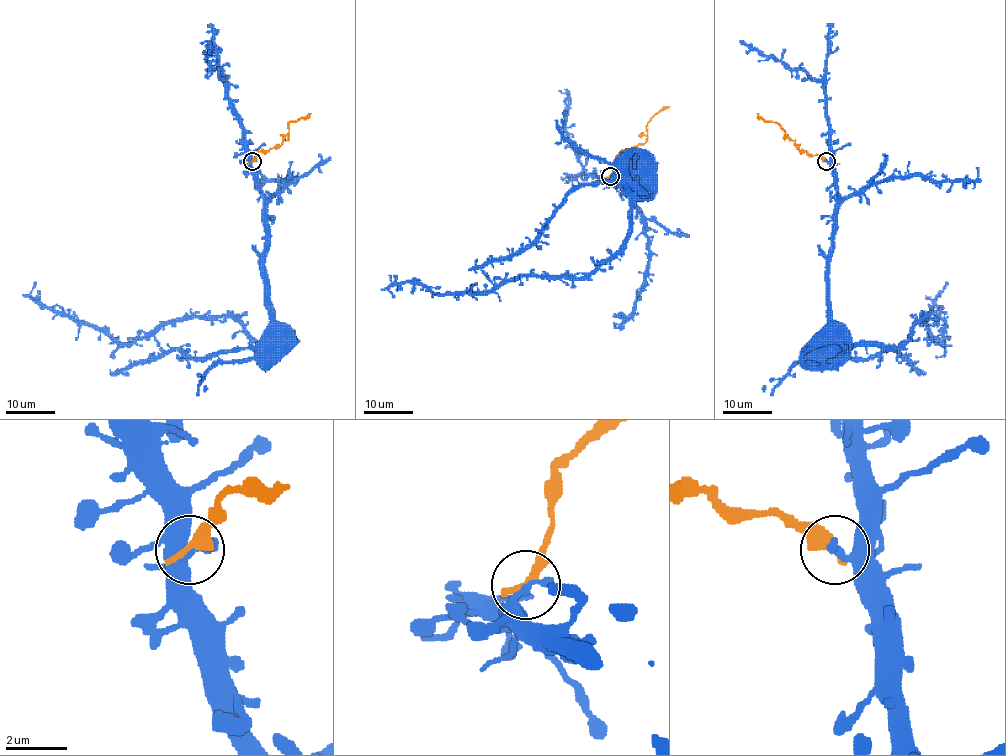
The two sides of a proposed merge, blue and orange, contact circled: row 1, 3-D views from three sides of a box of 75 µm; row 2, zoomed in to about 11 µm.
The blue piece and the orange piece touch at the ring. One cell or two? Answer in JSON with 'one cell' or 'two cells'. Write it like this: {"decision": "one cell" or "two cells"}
{"decision": "two cells"}

